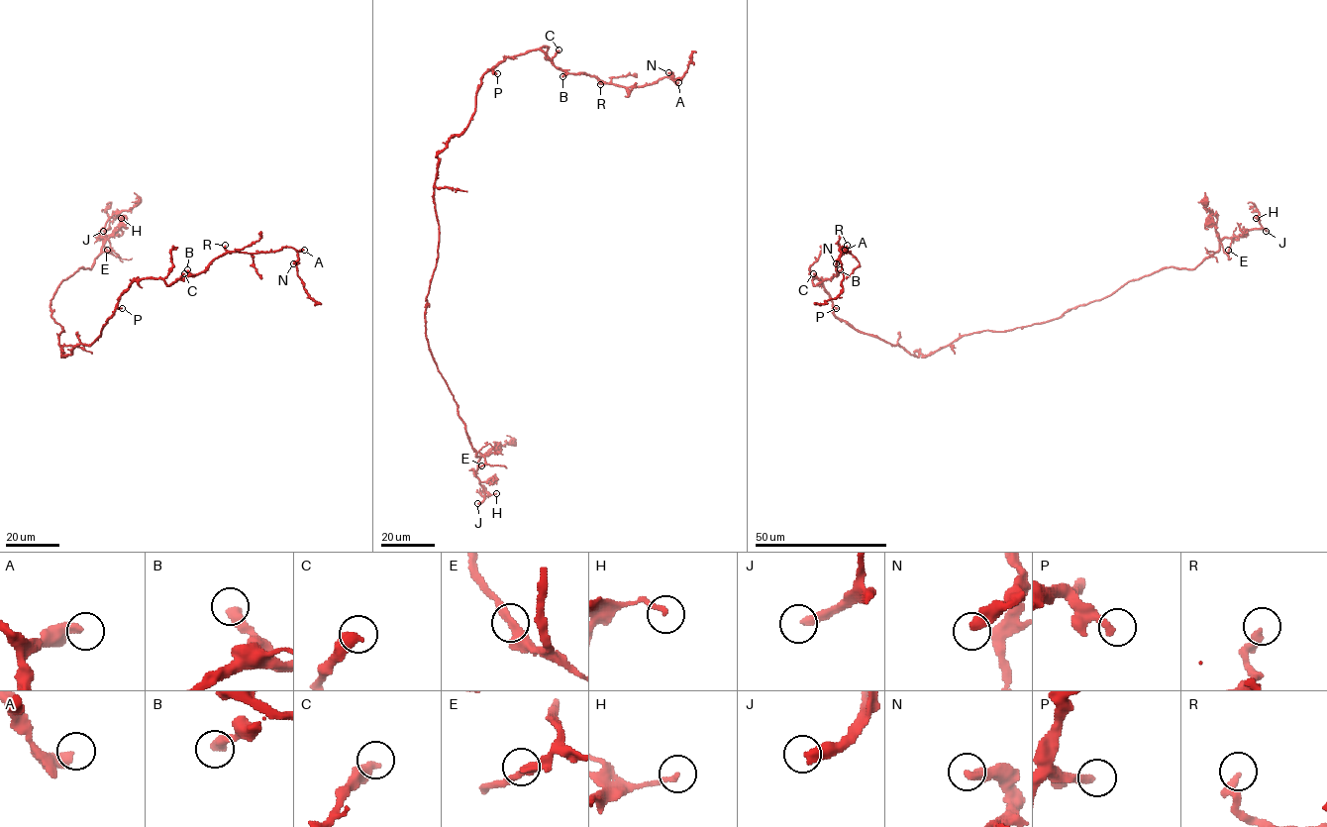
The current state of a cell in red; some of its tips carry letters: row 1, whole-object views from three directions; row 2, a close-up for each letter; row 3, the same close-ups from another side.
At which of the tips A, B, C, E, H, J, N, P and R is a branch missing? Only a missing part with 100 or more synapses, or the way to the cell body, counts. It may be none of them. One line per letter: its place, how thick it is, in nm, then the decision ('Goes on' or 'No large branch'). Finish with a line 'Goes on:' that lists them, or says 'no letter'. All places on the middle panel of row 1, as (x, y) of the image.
A: Place: (678, 82). Thickness 400 nm. No large branch
B: Place: (562, 76). Thickness 420 nm. No large branch
C: Place: (559, 50). Thickness 480 nm. No large branch
E: Place: (481, 465). Thickness 320 nm. No large branch
H: Place: (496, 493). Thickness 190 nm. No large branch
J: Place: (477, 503). Thickness 380 nm. Goes on
N: Place: (668, 72). Thickness 420 nm. No large branch
P: Place: (497, 73). Thickness 320 nm. No large branch
R: Place: (600, 84). Thickness 280 nm. No large branch
Goes on: J

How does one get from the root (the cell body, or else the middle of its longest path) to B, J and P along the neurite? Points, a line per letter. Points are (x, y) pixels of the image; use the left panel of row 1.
B: (62, 354), (89, 345), (101, 335), (119, 296), (134, 281), (161, 278), (170, 285), (192, 276), (187, 269)
J: (62, 354), (64, 331), (51, 317), (51, 300), (62, 280), (90, 268), (110, 229), (103, 231)
P: (62, 354), (62, 357), (66, 357), (80, 344), (89, 345), (101, 335), (113, 311), (122, 308)

